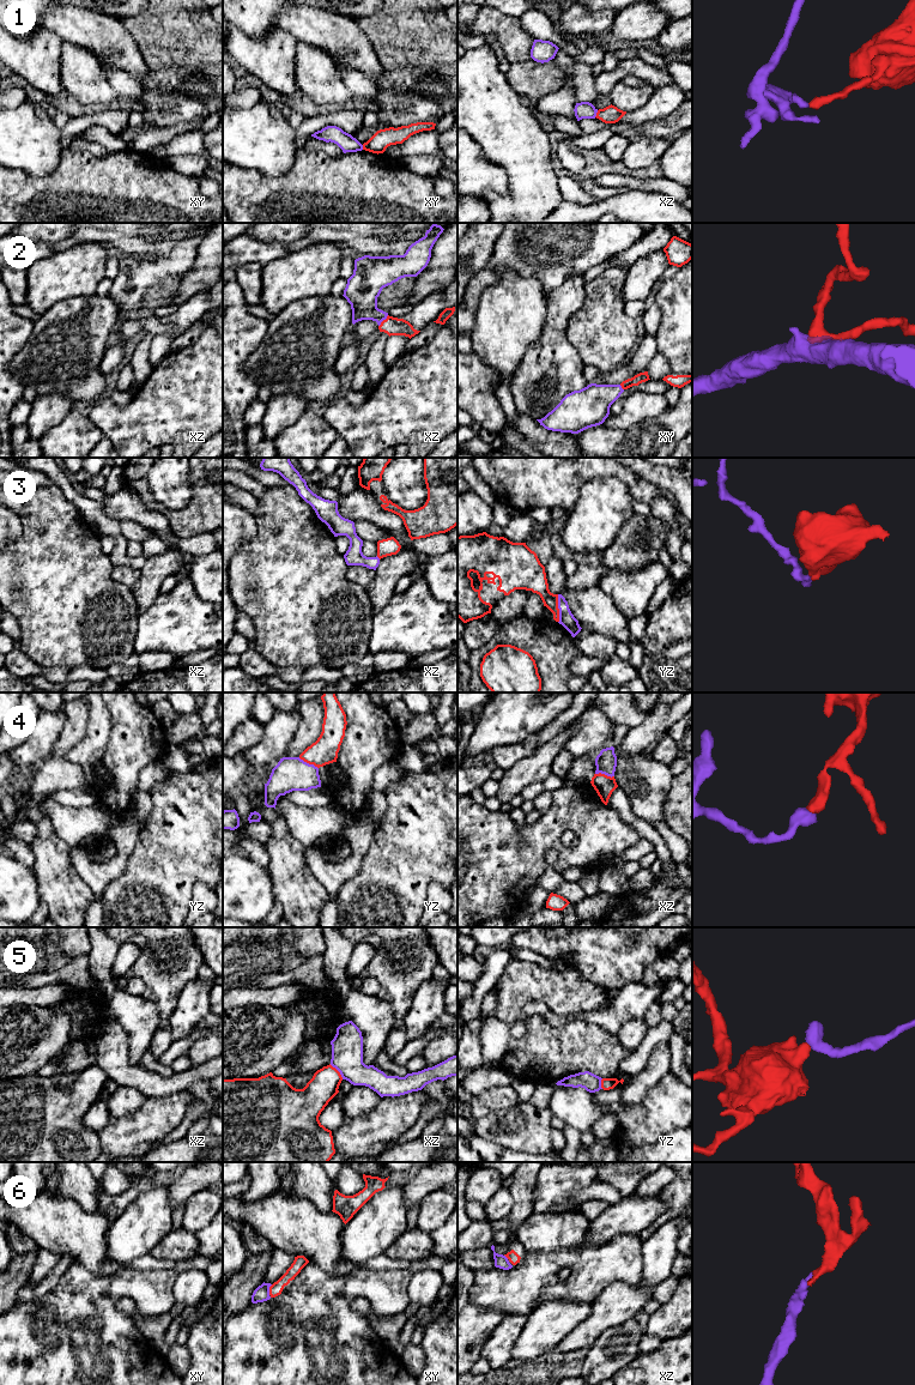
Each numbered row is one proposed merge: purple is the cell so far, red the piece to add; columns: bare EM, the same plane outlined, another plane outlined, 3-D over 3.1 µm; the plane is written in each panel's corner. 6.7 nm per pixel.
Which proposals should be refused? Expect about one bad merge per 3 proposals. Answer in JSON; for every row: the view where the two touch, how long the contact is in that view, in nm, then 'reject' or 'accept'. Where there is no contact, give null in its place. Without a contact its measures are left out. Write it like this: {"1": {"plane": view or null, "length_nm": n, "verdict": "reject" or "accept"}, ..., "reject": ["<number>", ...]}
{"1": {"plane": "xz", "length_nm": 50, "verdict": "reject"}, "2": {"plane": "xz", "length_nm": 100, "verdict": "accept"}, "3": {"plane": "yz", "length_nm": 190, "verdict": "reject"}, "4": {"plane": "yz", "length_nm": 150, "verdict": "reject"}, "5": {"plane": "xz", "length_nm": 140, "verdict": "reject"}, "6": {"plane": "xy", "length_nm": 80, "verdict": "accept"}, "reject": ["1", "3", "4", "5"]}

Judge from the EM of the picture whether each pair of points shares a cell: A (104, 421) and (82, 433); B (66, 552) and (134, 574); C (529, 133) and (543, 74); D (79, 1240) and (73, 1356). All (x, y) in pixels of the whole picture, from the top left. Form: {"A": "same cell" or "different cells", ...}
{"A": "different cells", "B": "different cells", "C": "different cells", "D": "different cells"}

